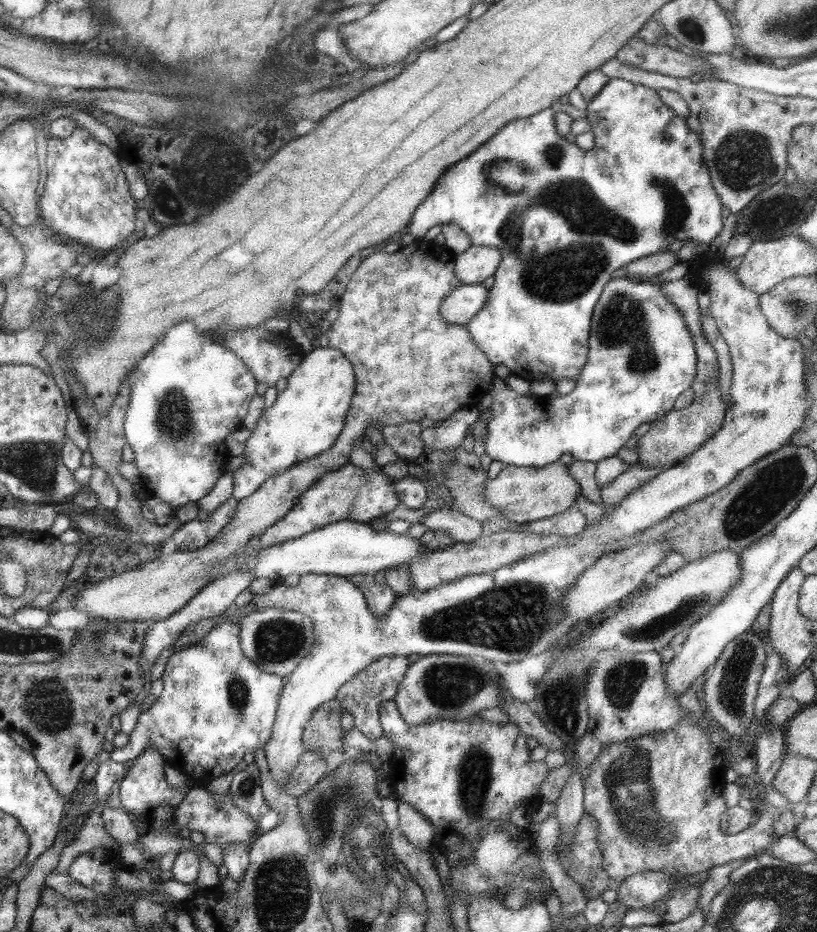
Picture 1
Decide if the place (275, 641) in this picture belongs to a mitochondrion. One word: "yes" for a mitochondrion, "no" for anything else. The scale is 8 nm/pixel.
yes

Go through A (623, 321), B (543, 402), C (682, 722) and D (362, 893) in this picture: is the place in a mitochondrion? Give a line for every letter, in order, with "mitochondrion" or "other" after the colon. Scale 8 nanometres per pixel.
A: mitochondrion
B: other
C: other
D: mitochondrion

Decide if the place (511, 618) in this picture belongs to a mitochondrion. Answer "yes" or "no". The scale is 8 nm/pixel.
yes

